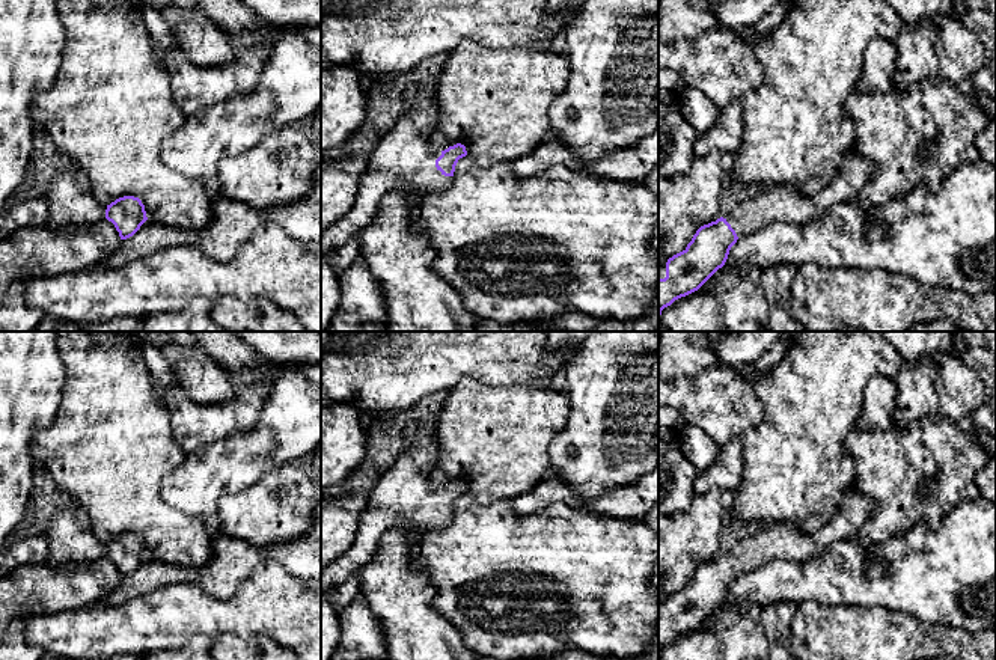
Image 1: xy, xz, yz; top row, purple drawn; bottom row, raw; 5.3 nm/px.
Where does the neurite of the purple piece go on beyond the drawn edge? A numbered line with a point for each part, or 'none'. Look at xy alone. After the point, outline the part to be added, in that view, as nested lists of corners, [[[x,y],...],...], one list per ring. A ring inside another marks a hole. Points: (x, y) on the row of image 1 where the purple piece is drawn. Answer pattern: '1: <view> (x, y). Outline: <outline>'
1: xy (71, 202). Outline: [[[78,167],[57,176],[45,199],[50,211],[45,226],[50,229],[107,220],[107,205],[93,196],[89,178]]]

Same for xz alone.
1: xz (403, 158). Outline: [[[435,93],[419,98],[369,154],[356,203],[321,234],[321,255],[338,277],[359,259],[360,232],[372,223],[386,194],[405,187],[419,206],[426,196],[449,188],[452,176],[435,167],[441,152],[429,146],[437,119]]]

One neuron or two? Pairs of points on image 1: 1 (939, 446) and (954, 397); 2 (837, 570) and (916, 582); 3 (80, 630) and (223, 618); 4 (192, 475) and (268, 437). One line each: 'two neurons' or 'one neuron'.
1: two neurons
2: one neuron
3: one neuron
4: one neuron

